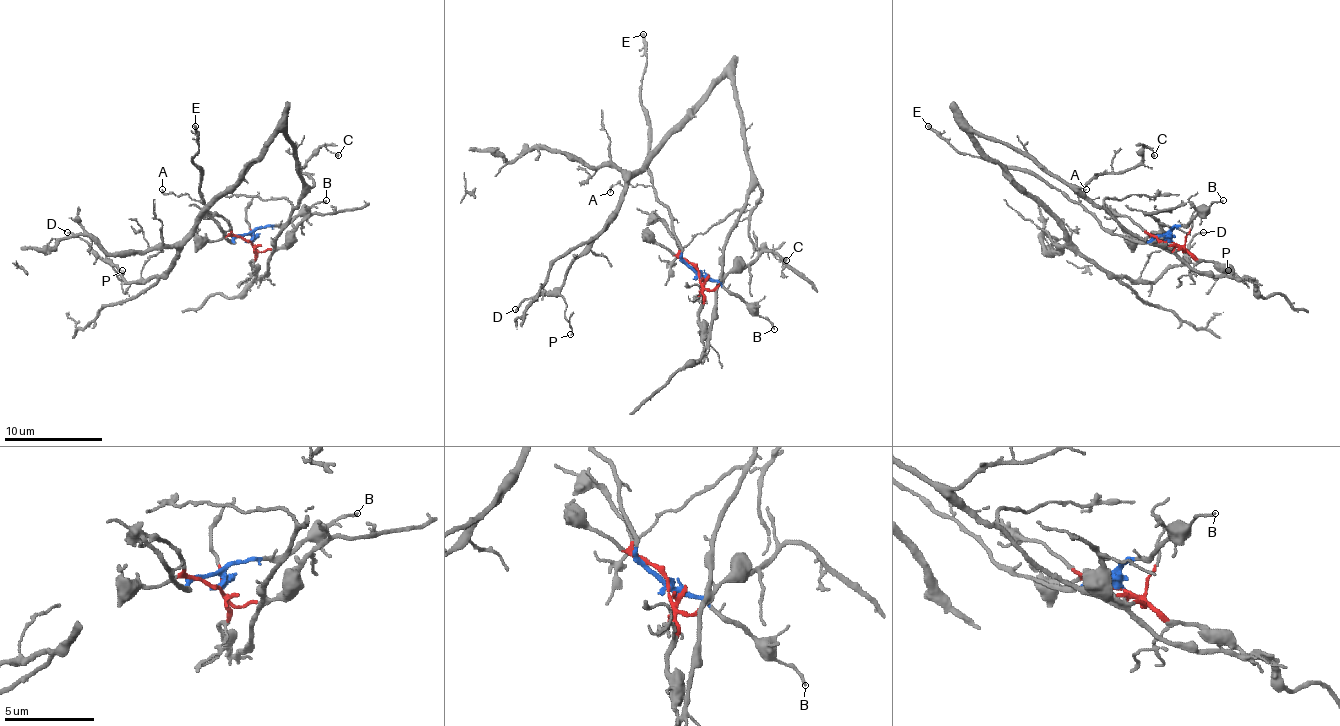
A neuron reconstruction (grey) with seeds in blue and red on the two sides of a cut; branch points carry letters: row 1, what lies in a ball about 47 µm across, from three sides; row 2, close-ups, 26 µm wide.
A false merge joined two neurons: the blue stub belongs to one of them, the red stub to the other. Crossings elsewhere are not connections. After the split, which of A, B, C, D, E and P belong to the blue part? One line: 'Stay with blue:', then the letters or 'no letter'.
Stay with blue: A, B, E

